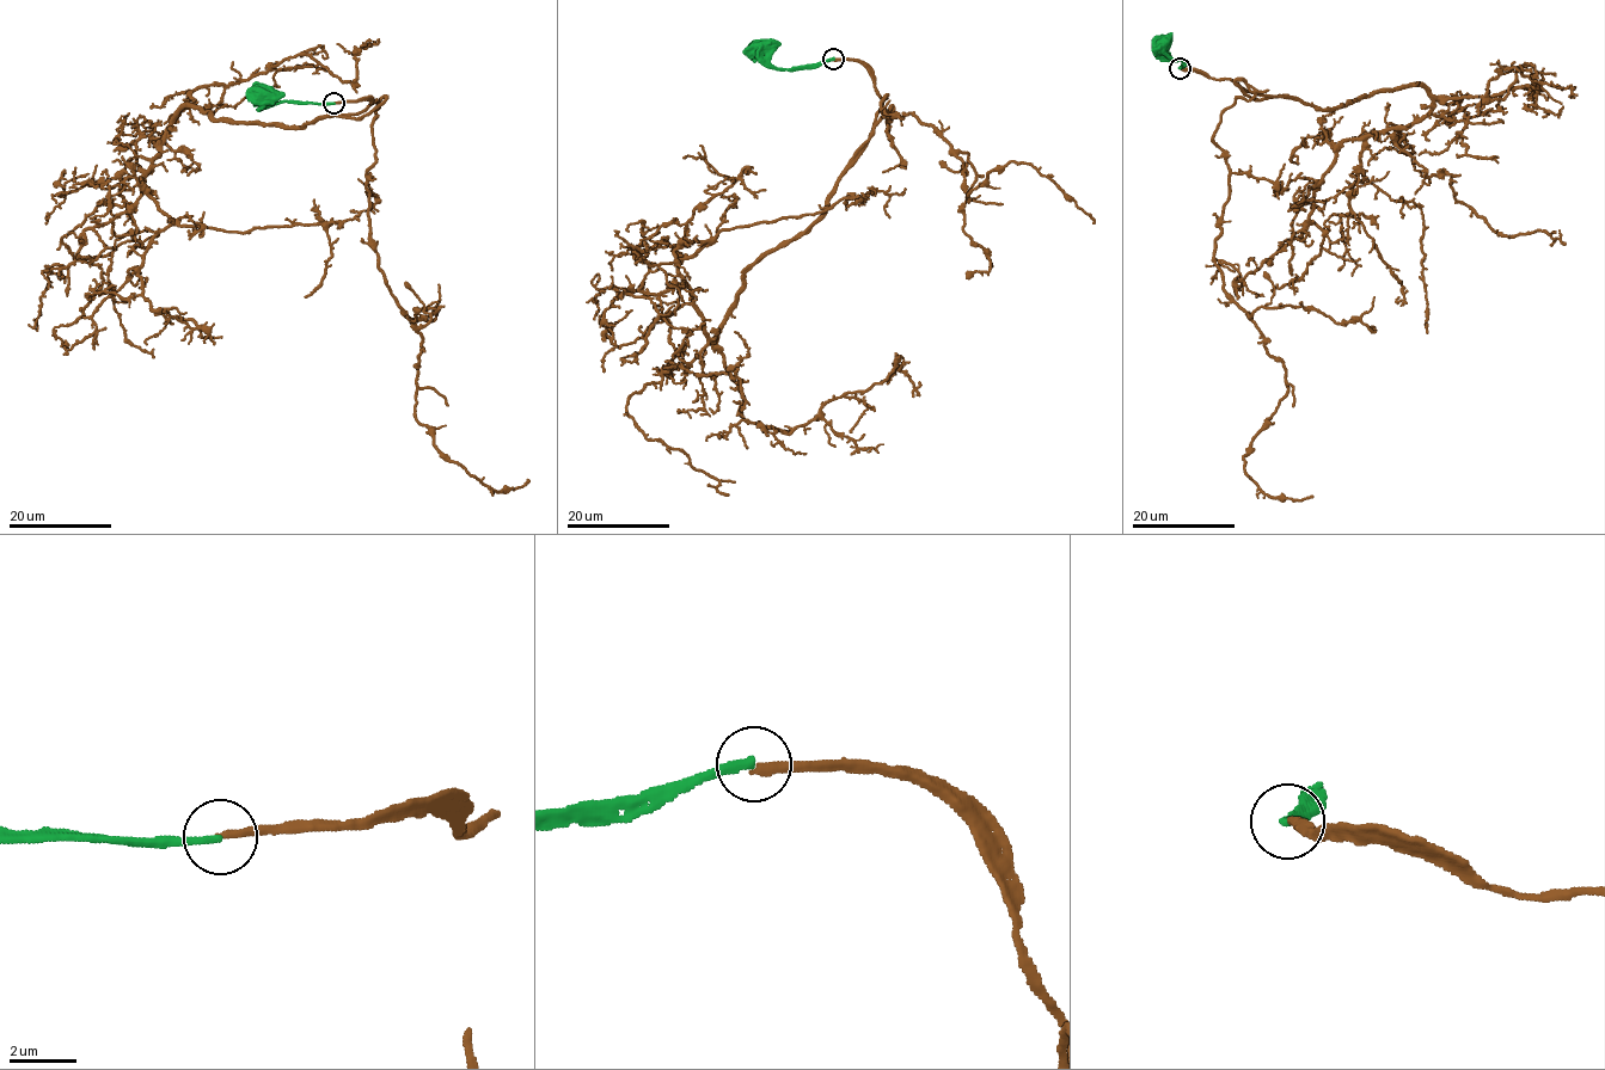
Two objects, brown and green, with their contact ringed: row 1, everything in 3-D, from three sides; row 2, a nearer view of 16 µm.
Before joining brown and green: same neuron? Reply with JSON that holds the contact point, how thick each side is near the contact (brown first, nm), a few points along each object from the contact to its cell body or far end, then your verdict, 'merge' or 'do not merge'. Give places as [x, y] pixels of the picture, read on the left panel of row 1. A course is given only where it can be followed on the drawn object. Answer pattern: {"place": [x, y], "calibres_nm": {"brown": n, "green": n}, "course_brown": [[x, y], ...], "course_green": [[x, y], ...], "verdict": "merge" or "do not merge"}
{"place": [334, 103], "calibres_nm": {"brown": 280, "green": 240}, "course_brown": [[335, 103], [377, 99], [300, 128], [171, 122], [141, 178], [169, 223], [139, 274], [196, 327], [147, 344]], "course_green": [[335, 103], [269, 105], [259, 96]], "verdict": "do not merge"}

